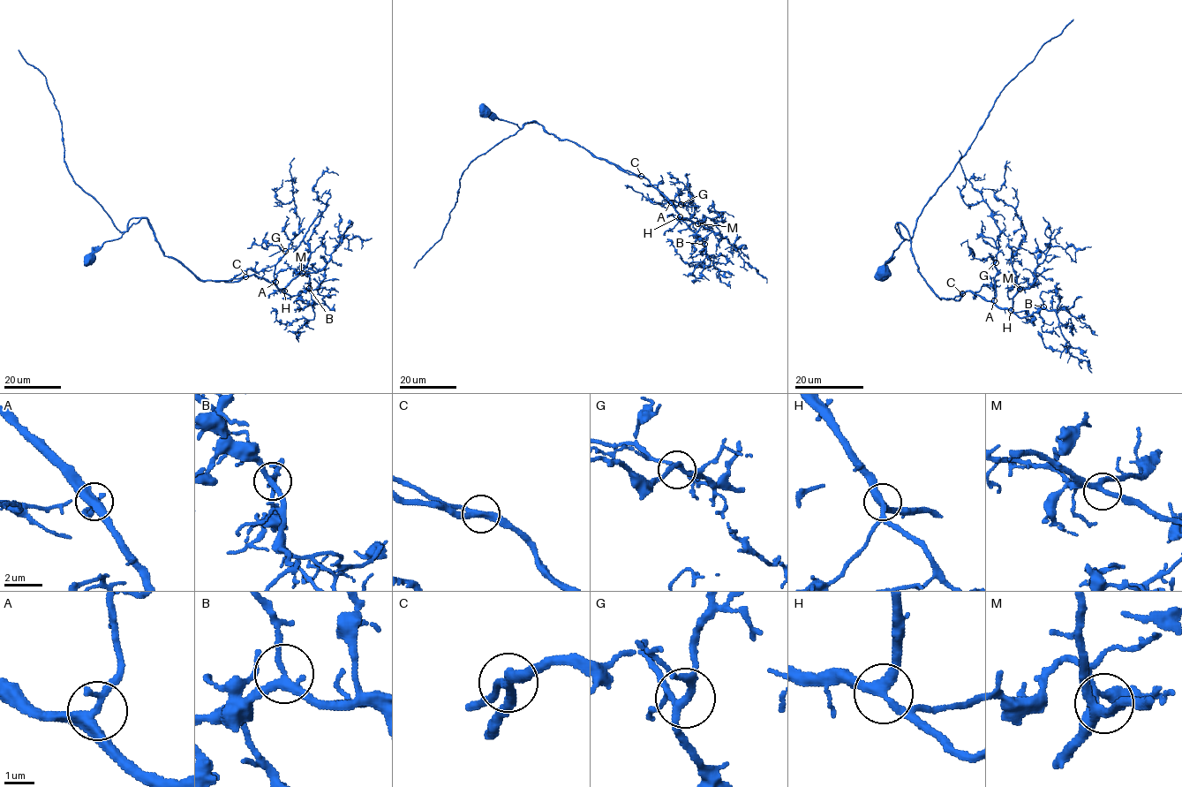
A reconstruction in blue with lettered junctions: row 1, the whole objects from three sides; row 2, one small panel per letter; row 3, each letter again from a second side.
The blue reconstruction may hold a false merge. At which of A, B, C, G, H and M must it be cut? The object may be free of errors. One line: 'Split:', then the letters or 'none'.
Split: none

